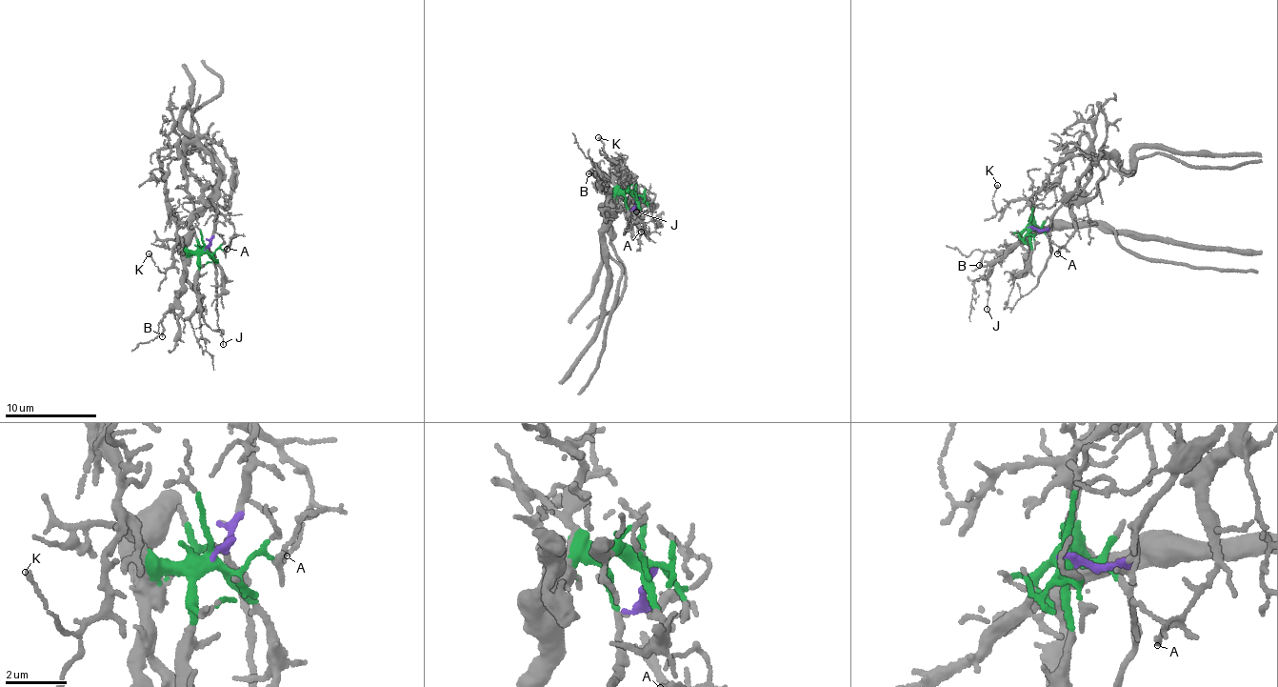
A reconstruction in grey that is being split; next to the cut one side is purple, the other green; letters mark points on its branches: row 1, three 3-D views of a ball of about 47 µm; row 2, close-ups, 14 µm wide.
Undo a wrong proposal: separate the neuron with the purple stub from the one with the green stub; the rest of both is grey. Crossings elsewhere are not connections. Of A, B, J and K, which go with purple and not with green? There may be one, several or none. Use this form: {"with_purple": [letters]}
{"with_purple": ["A"]}

